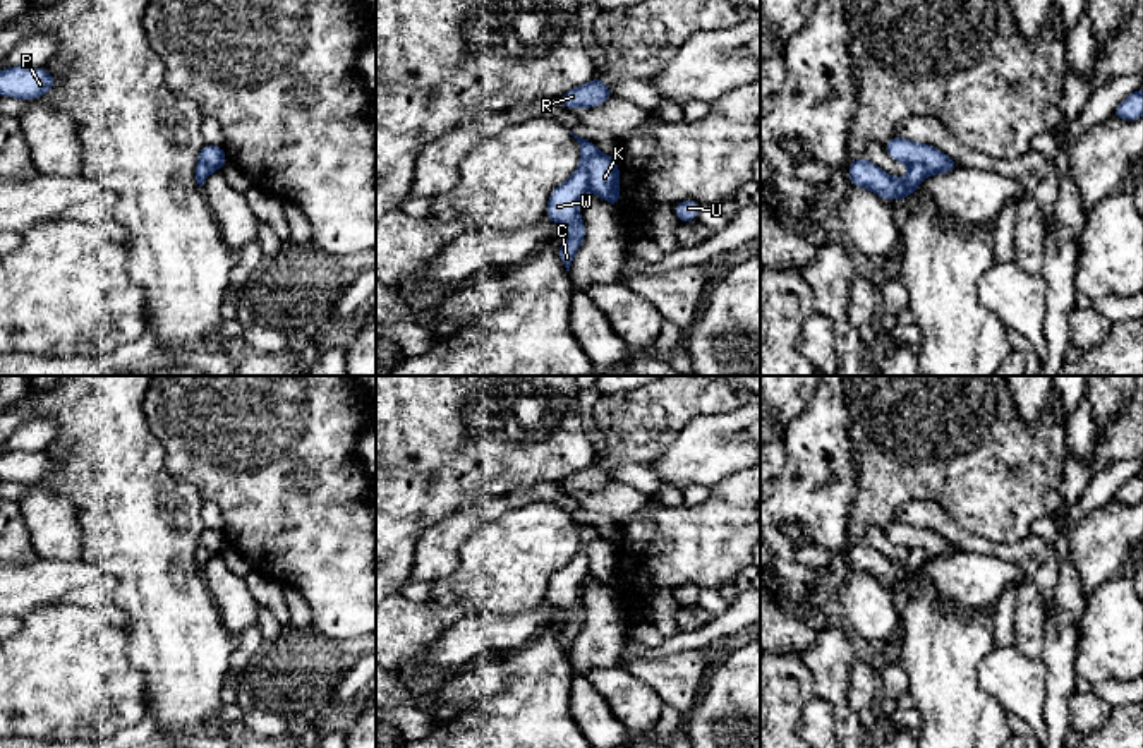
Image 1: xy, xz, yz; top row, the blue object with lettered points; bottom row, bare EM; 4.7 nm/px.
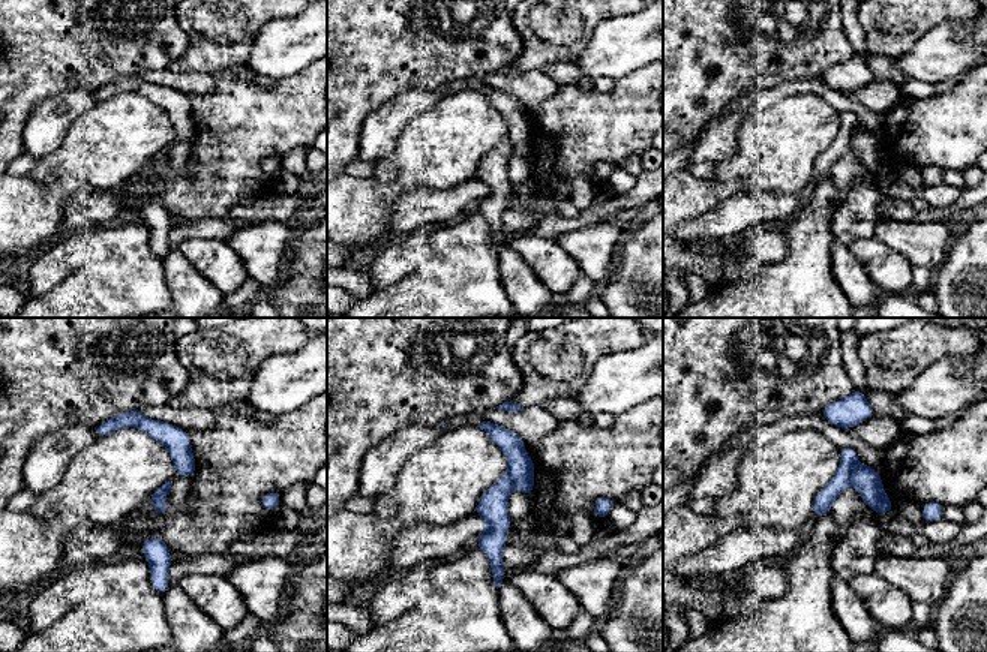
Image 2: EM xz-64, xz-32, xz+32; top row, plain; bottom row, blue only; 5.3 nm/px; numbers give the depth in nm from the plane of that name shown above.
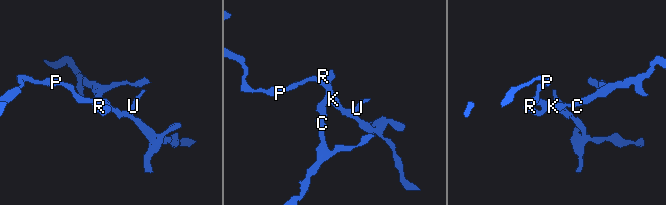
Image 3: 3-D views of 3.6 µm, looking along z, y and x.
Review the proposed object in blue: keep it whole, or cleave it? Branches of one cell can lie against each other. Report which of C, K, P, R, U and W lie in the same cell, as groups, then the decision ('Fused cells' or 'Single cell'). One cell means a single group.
Groups: C R W / K P U. Fused cells

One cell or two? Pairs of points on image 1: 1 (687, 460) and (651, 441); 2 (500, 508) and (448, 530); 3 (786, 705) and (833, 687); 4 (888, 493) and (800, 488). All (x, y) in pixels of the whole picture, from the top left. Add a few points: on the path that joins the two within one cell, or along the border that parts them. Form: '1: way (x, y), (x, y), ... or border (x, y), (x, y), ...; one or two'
1: border (694, 419), (649, 465); two
2: way (488, 513), (474, 513), (460, 524); one
3: border (802, 654), (802, 661), (812, 678), (814, 693); two
4: border (853, 452), (855, 498), (846, 530); two

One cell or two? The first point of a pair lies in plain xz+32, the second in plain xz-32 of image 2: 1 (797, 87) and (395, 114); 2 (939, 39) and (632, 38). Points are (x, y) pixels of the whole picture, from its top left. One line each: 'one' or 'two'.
1: one
2: one

